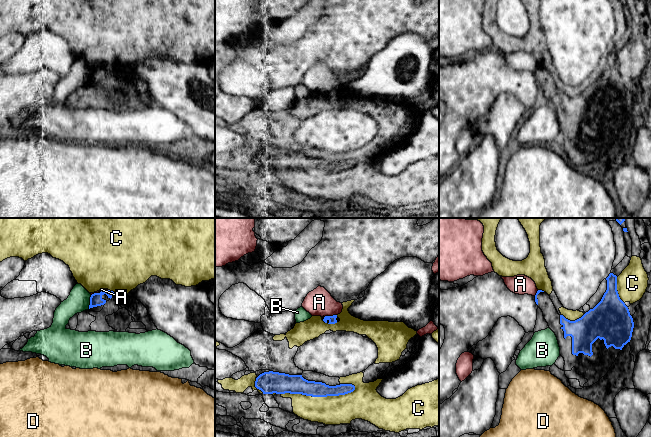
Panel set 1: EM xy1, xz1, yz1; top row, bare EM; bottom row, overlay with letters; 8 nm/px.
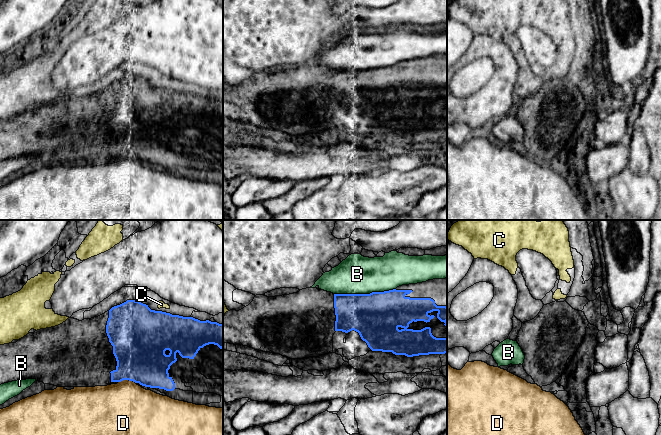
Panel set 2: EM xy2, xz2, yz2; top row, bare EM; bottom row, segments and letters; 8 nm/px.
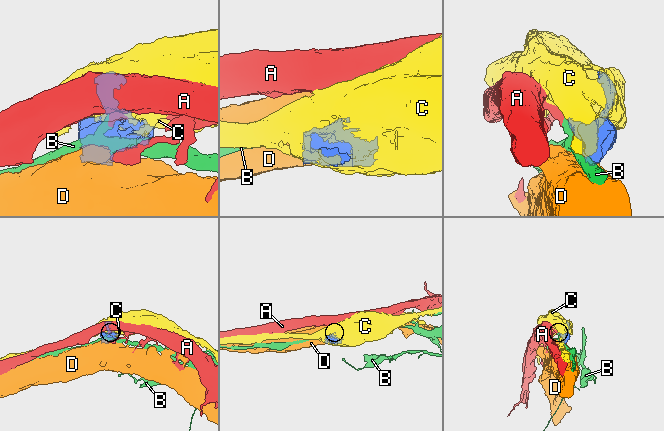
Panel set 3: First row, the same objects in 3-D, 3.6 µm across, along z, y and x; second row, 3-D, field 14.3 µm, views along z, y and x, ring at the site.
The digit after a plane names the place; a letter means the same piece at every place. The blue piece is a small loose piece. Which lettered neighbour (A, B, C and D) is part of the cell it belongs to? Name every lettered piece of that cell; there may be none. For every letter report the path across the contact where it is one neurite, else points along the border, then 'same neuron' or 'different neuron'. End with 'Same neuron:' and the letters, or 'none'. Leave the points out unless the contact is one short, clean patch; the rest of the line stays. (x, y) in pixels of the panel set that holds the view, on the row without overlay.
A: border xz1 (336, 90), (324, 93); different neuron
B: different neuron
C: different neuron
D: different neuron
Same neuron: none

